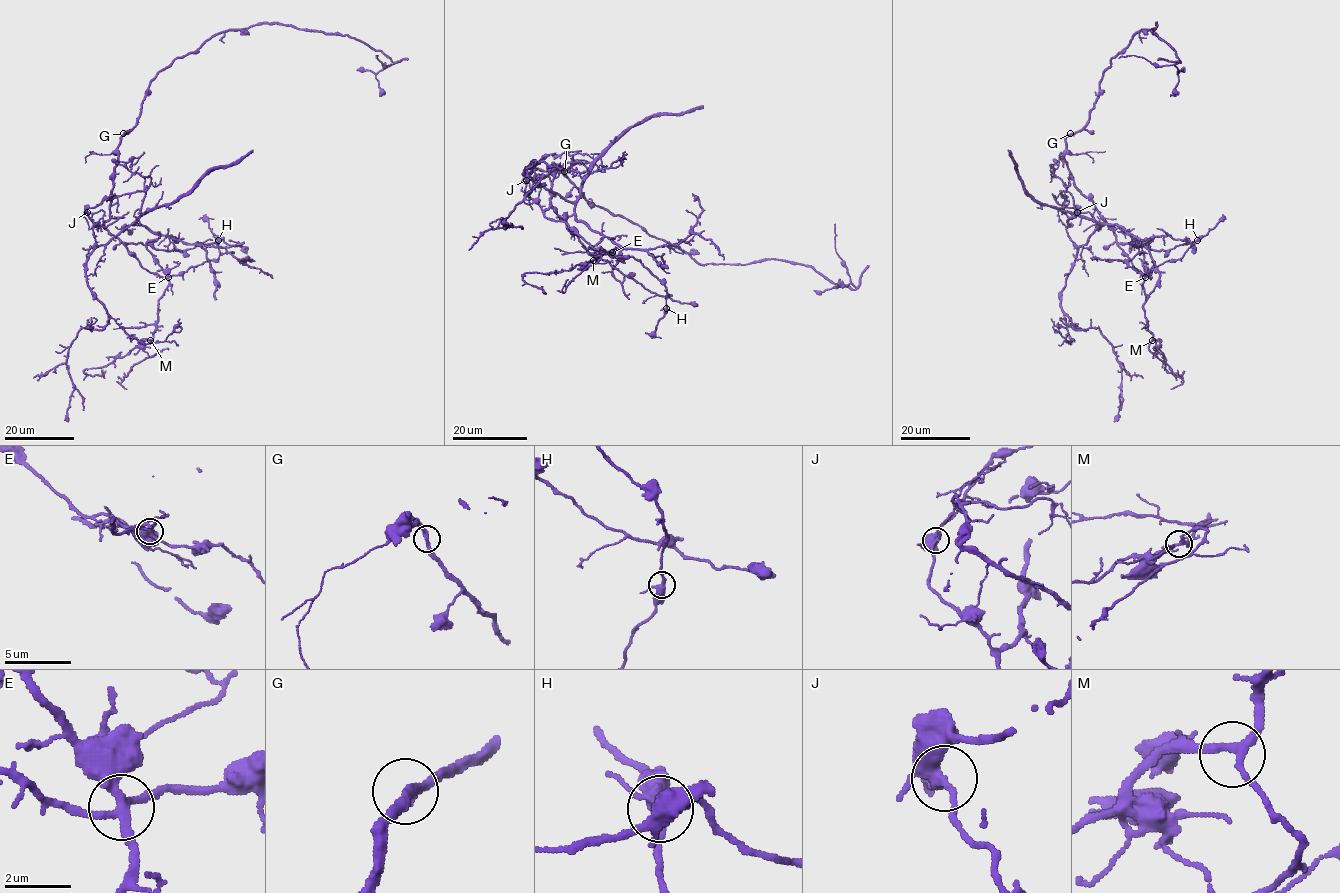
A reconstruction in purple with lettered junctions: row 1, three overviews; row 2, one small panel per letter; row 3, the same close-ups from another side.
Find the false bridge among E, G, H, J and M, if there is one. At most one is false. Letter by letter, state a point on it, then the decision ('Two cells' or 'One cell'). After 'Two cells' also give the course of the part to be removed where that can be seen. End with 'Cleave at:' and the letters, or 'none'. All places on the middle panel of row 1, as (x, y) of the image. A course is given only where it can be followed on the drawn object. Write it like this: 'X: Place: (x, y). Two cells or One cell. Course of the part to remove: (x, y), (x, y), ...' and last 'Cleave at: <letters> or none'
E: Place: (612, 252). One cell
G: Place: (564, 171). One cell
H: Place: (666, 308). One cell
J: Place: (526, 180). One cell
M: Place: (593, 260). One cell
Cleave at: none

